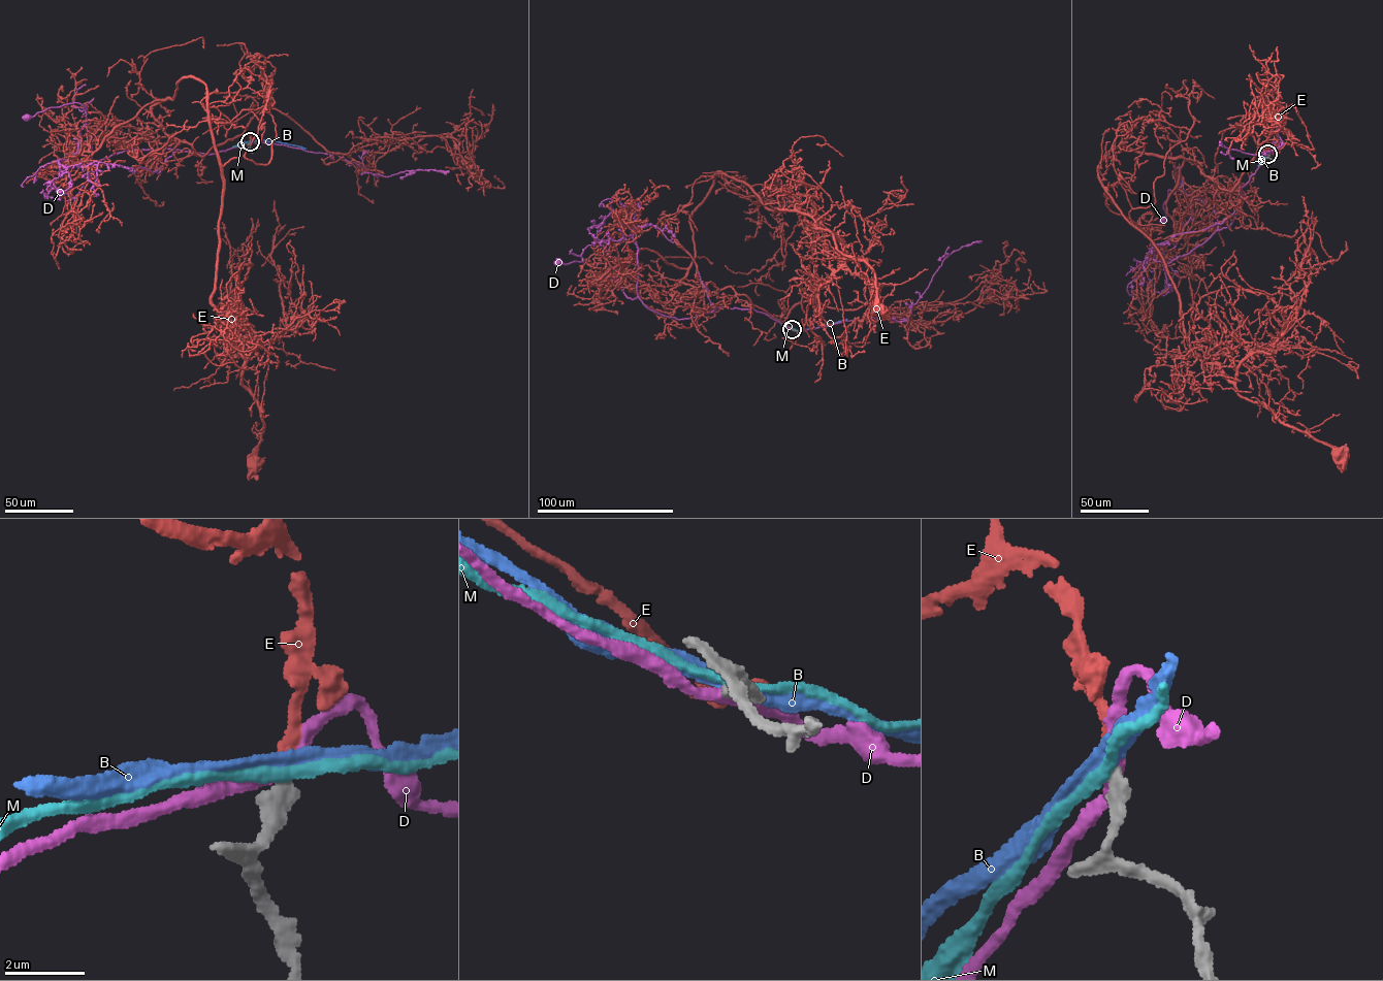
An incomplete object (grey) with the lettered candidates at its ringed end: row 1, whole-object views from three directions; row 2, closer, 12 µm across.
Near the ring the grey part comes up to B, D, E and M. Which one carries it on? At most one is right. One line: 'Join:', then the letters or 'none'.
Join: E

